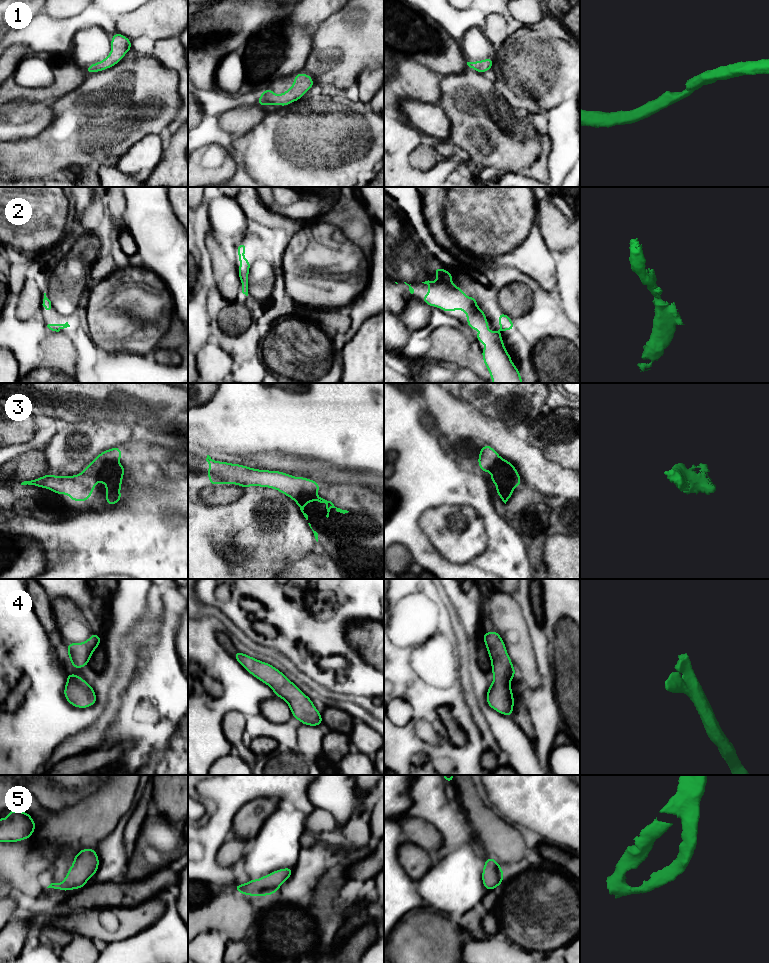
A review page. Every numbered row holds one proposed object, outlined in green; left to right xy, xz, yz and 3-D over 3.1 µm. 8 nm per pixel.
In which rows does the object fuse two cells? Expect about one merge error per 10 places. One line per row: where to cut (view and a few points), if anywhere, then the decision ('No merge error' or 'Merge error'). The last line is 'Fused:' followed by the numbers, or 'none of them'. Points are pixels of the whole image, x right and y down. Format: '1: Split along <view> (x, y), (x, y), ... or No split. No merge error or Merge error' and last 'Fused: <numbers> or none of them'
1: No split. No merge error
2: No split. No merge error
3: No split. No merge error
4: No split. No merge error
5: No split. No merge error
Fused: none of them

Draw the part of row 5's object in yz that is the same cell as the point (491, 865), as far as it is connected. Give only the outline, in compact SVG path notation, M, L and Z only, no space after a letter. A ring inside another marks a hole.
M486 857L485 865L482 871L482 882L484 888L489 891L501 886L504 879L504 872L498 862L491 857Z

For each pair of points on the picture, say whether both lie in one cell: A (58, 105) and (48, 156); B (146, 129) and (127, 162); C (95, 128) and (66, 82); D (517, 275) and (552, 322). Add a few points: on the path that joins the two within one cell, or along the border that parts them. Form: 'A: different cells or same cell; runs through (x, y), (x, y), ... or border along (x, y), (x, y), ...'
A: same cell; runs through (60, 118), (60, 143)
B: different cells; border along (156, 133), (145, 135), (127, 150)
C: different cells; border along (76, 88), (59, 98)
D: same cell; runs through (530, 283), (539, 294), (544, 309)

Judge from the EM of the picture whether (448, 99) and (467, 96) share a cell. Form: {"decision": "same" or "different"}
{"decision": "same"}

